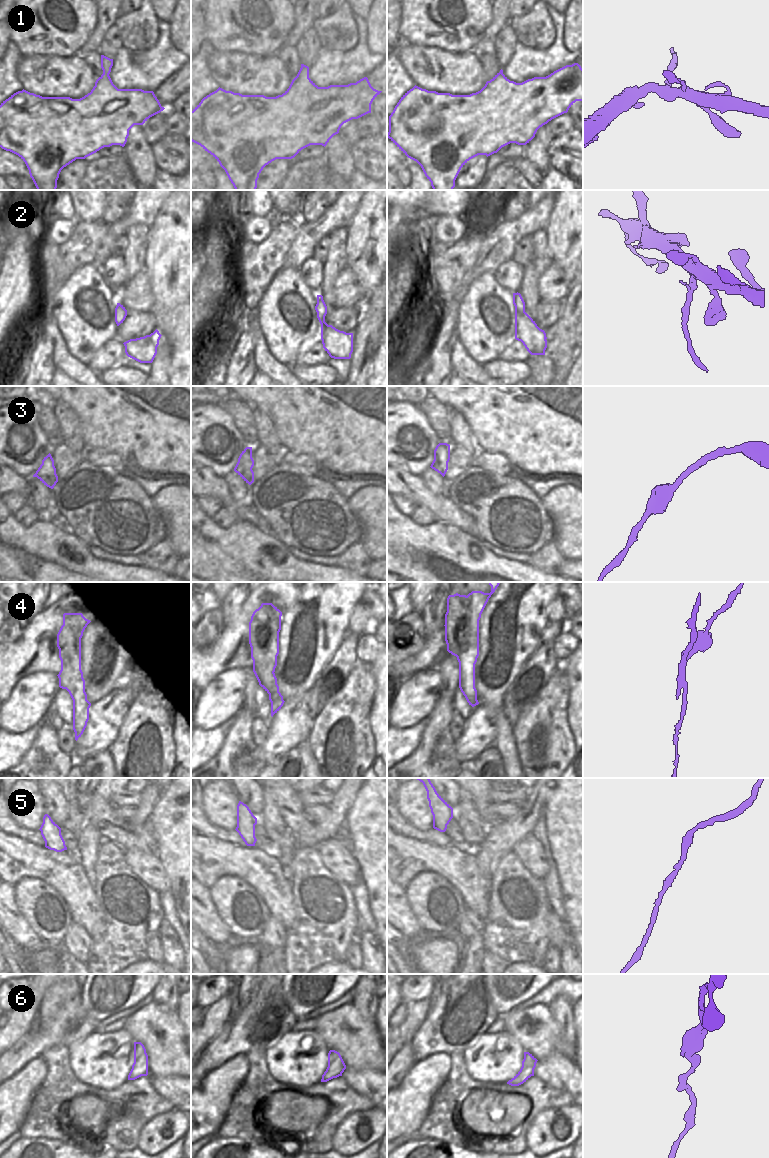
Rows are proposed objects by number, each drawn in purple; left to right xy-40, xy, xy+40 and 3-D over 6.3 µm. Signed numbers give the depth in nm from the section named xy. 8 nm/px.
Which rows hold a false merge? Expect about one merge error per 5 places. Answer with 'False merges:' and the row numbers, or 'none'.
False merges: 2, 4

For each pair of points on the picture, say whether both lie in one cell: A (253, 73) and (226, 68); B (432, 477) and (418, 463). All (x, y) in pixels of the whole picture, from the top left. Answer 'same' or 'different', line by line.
A: same
B: different

